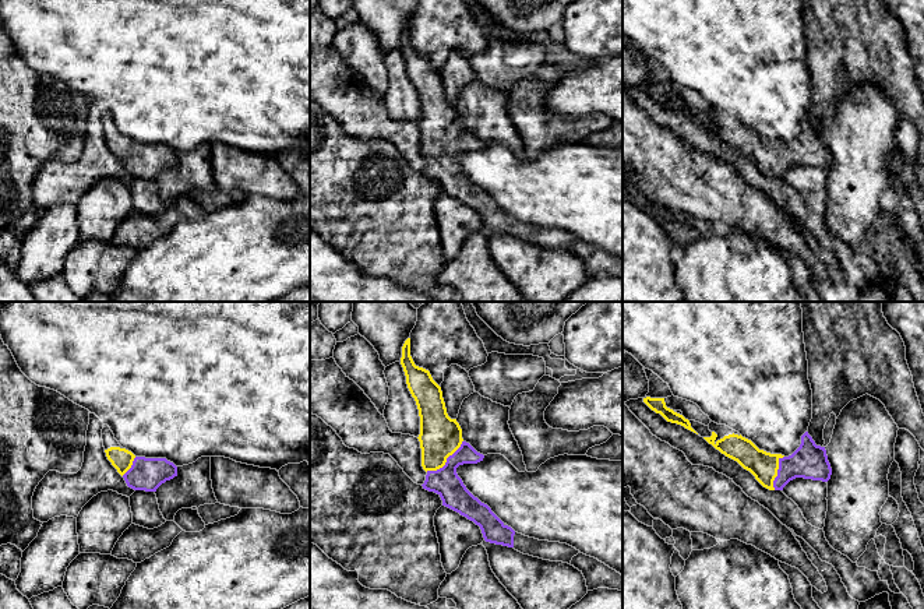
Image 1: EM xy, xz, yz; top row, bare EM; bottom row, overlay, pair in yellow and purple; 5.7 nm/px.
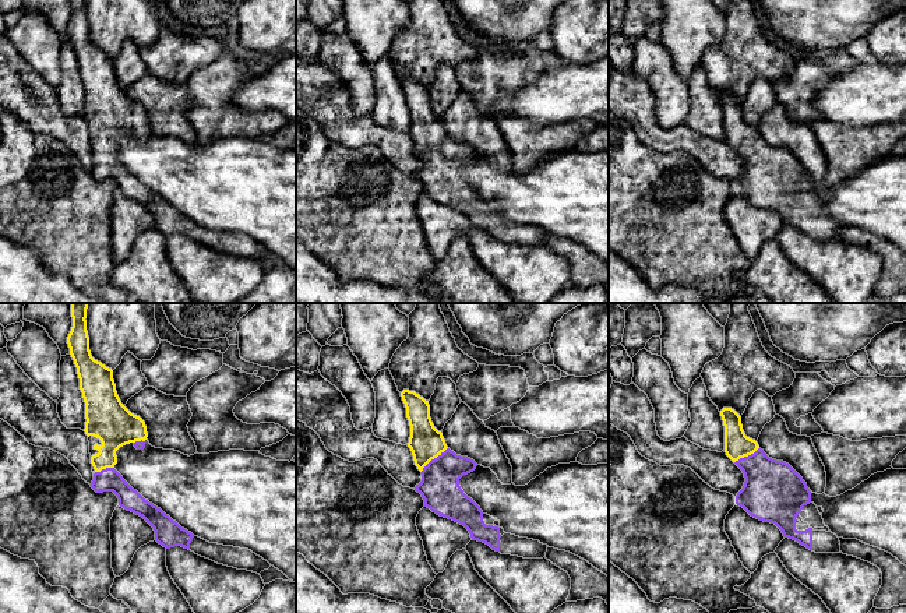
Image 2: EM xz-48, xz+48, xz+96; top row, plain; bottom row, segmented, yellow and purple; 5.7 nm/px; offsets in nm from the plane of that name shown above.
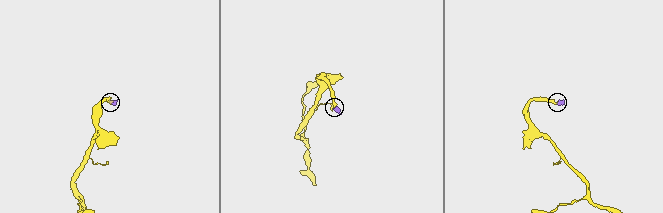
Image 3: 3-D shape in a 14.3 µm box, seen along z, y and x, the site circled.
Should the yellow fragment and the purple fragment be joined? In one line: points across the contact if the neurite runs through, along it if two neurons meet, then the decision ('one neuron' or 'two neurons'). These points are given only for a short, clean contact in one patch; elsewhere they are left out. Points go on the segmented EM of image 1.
way xz (440, 436), (445, 461), (445, 482); one neuron

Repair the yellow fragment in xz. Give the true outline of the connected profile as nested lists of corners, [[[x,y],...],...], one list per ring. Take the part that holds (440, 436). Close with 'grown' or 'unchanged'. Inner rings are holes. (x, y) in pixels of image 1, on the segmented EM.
[[[410,338],[402,346],[401,365],[420,416],[417,439],[422,467],[427,472],[423,489],[437,493],[442,506],[479,525],[486,542],[514,548],[543,560],[571,564],[579,550],[567,543],[539,541],[515,532],[466,489],[456,468],[477,464],[484,455],[462,439],[462,429],[456,419],[448,416],[441,387],[430,372],[415,365],[410,356]]] | grown

